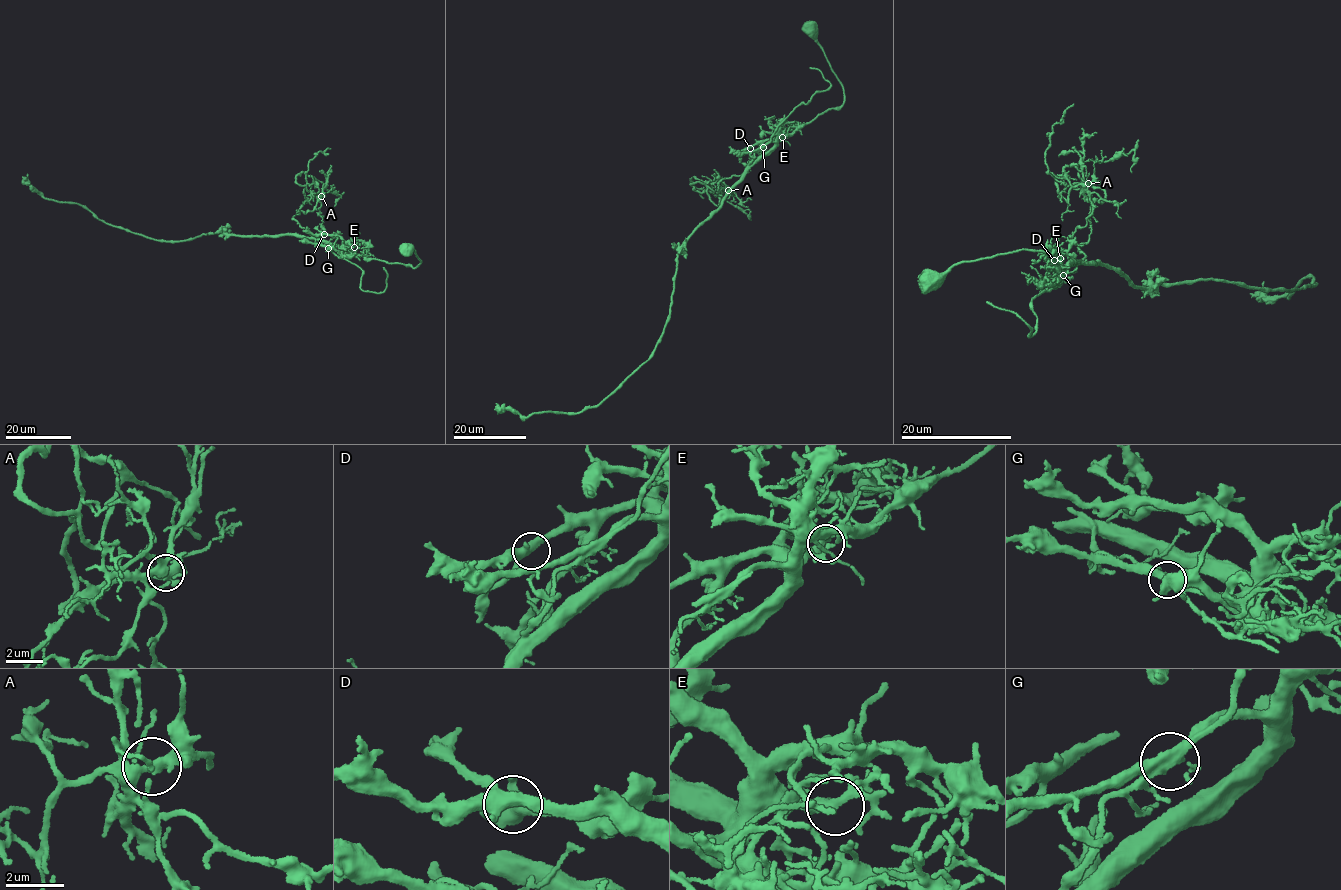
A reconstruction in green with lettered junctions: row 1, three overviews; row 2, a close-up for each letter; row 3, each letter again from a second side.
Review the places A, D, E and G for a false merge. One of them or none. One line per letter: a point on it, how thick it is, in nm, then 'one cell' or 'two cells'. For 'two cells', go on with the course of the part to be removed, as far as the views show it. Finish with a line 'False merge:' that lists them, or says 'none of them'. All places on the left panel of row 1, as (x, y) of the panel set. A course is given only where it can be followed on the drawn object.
A: at (321, 196); 340 nm thick; one cell
D: at (324, 234); 400 nm thick; one cell
E: at (354, 247); 340 nm thick; one cell
G: at (328, 248); 340 nm thick; two cells; foreign part runs (328, 248), (316, 242), (292, 219), (305, 203), (305, 186), (309, 191), (314, 180), (340, 195), (334, 206)
False merge: G

